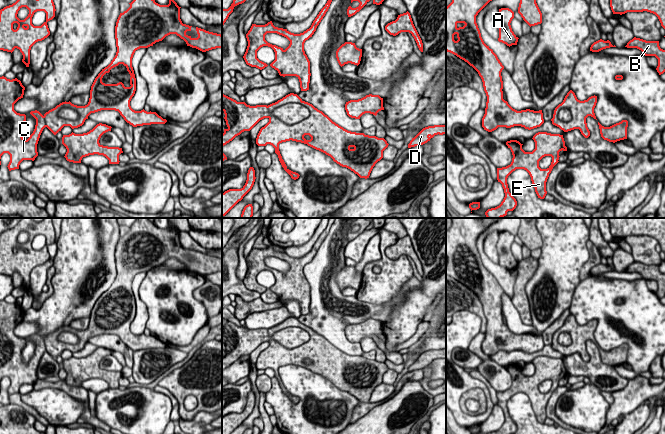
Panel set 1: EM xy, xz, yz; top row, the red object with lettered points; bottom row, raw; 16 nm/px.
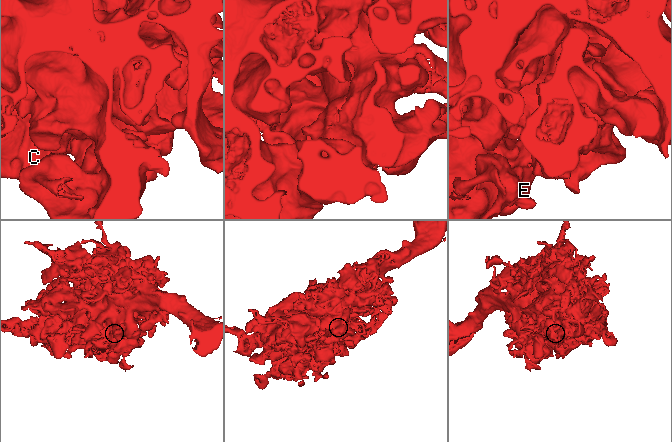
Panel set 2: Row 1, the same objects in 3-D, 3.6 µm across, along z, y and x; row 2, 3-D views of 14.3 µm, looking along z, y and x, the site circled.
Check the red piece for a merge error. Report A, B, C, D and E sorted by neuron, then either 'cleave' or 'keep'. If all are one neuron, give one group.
A B C D E | keep

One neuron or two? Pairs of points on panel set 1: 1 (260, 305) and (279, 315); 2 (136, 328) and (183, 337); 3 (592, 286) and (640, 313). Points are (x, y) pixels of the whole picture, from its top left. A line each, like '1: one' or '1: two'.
1: two
2: two
3: one

